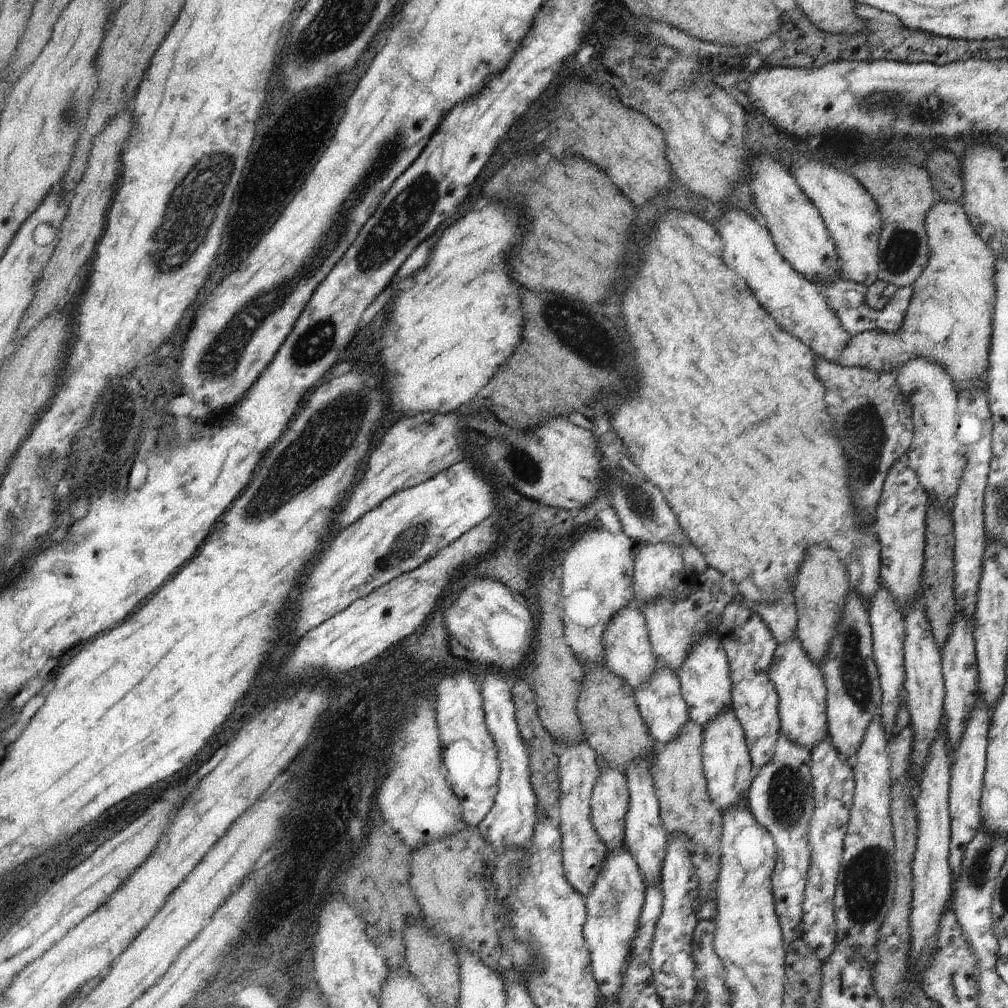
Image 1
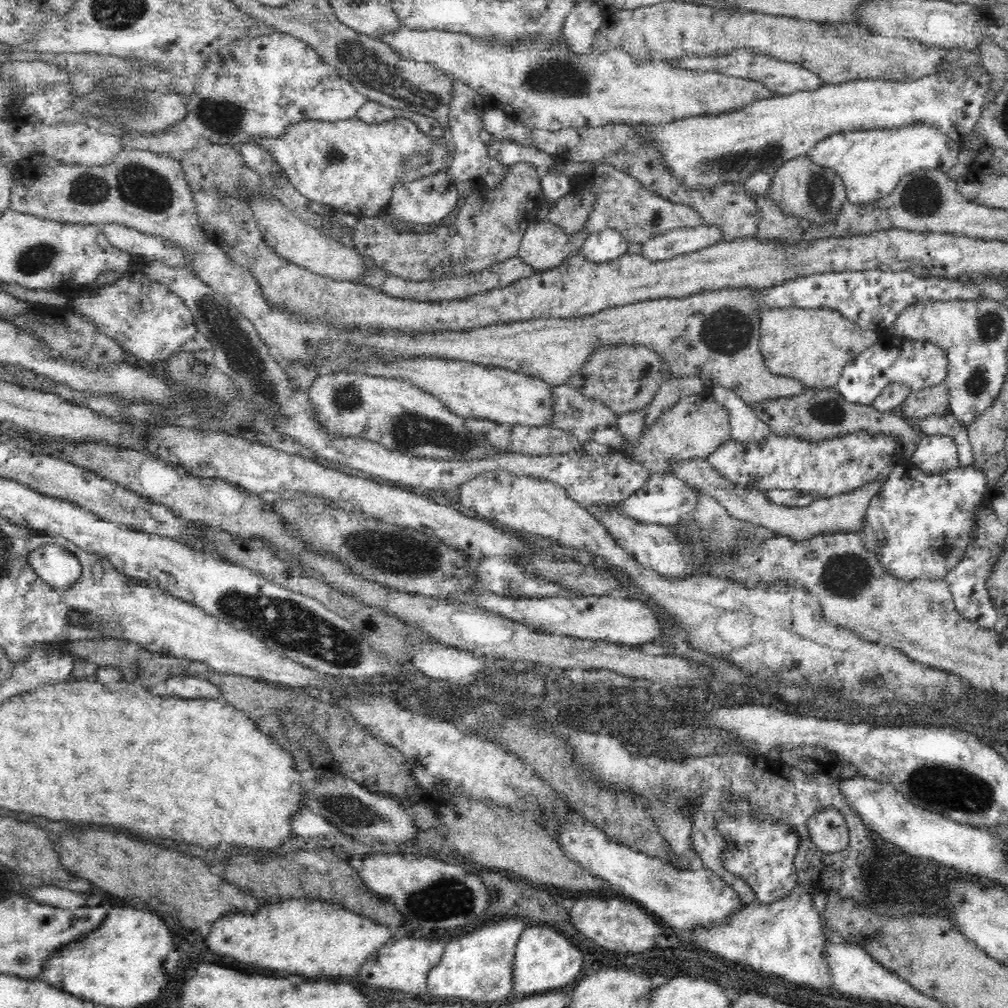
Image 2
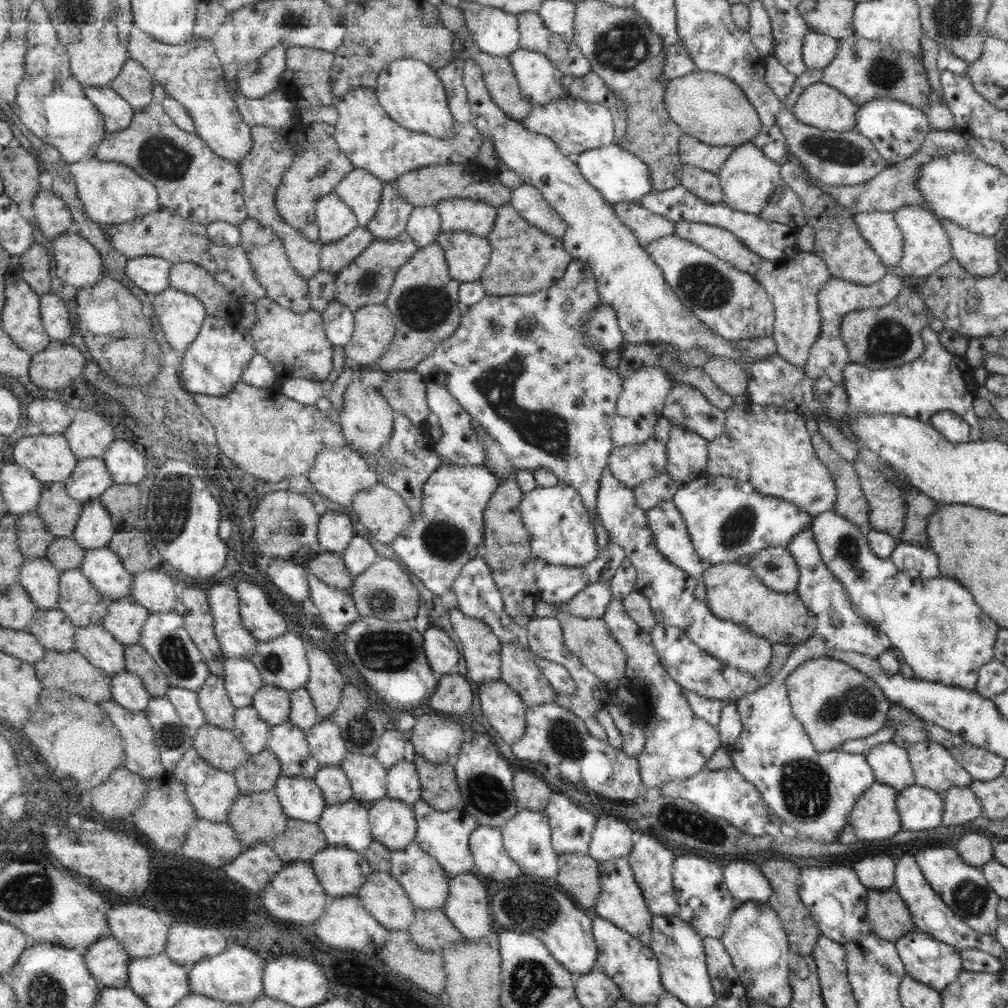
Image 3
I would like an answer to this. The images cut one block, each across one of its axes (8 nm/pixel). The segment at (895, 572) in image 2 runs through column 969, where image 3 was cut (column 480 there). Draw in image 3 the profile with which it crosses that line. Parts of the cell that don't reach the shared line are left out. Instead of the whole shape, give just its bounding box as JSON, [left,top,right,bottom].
[393,464,501,596]

